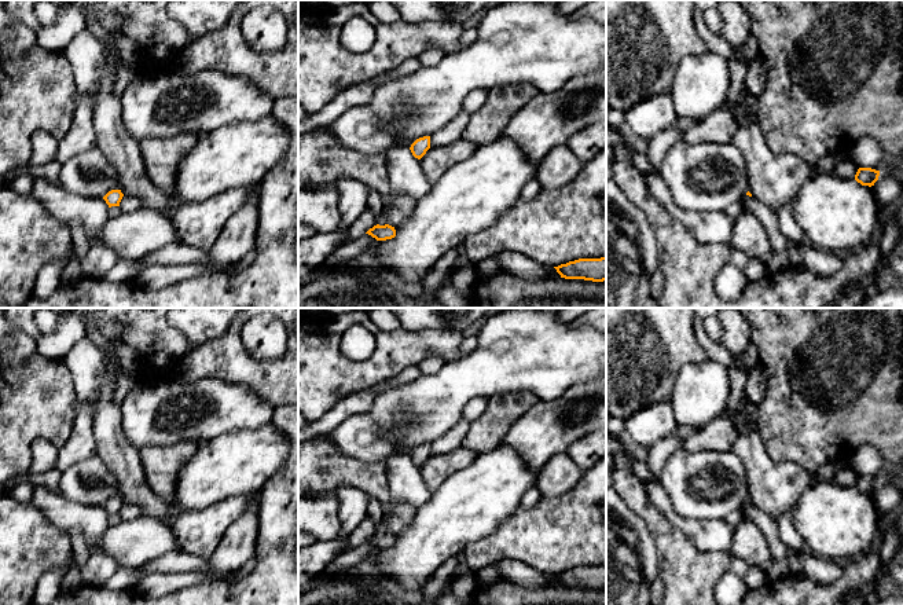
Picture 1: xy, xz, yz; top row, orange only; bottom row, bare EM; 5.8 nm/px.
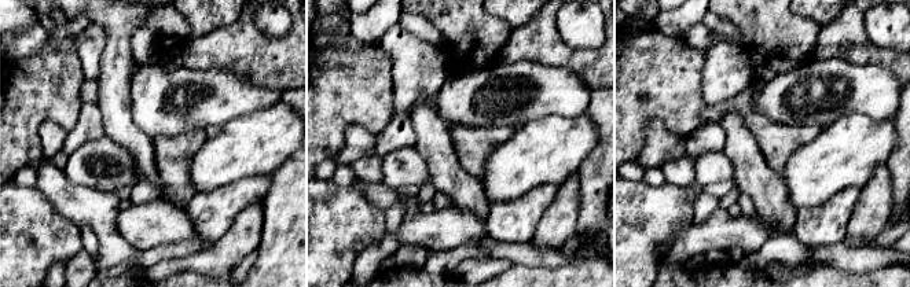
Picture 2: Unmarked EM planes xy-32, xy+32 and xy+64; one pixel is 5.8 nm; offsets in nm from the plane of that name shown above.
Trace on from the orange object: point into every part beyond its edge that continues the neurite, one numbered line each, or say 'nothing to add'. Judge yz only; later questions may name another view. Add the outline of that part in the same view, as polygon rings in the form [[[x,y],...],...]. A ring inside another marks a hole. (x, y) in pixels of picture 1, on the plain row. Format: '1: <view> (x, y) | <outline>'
nothing to add

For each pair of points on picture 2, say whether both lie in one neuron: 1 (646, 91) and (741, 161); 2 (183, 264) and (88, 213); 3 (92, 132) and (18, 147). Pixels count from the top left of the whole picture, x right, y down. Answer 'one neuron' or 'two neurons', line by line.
1: two neurons
2: two neurons
3: two neurons

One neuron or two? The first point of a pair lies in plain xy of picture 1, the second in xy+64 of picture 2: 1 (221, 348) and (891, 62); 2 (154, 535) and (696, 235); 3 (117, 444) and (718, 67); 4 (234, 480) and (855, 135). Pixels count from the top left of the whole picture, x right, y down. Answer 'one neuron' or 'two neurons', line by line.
1: one neuron
2: one neuron
3: two neurons
4: one neuron

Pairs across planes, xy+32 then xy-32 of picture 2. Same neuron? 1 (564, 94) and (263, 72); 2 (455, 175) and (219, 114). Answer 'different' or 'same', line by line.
1: different
2: different

